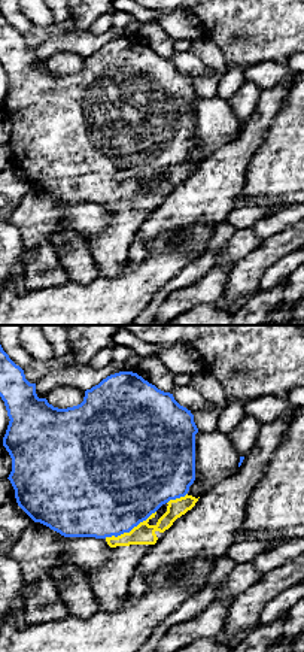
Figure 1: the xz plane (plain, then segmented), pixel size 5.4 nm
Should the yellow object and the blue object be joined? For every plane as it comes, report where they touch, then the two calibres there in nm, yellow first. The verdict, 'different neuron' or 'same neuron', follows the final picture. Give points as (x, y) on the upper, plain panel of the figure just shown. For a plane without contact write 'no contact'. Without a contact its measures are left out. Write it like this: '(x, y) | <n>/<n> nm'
(131, 196) | 110/480 nm

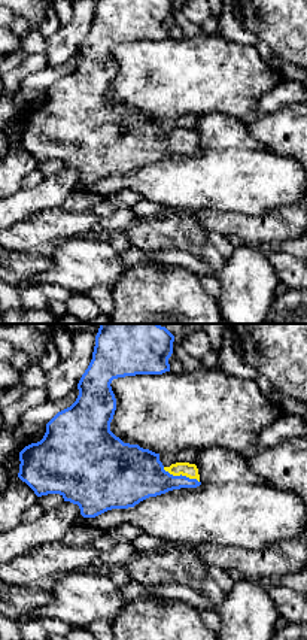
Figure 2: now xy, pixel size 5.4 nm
(181, 139) | 80/280 nm

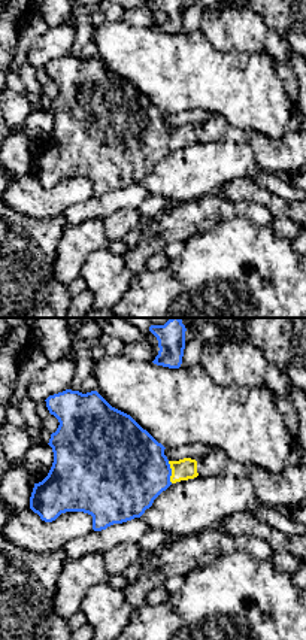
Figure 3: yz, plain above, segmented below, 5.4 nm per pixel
(172, 137) | 120/440 nm

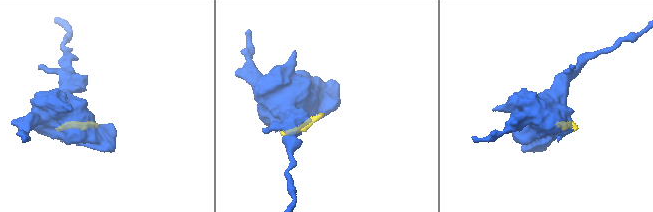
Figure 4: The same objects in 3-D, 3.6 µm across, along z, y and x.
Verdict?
same neuron

